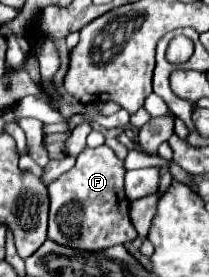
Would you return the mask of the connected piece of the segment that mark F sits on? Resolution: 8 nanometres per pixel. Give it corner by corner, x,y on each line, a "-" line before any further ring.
101,145
83,149
75,167
49,185
51,205
47,237
59,245
81,251
101,251
113,245
131,243
137,231
129,219
129,199
123,193
125,173
123,159
119,159
111,147

